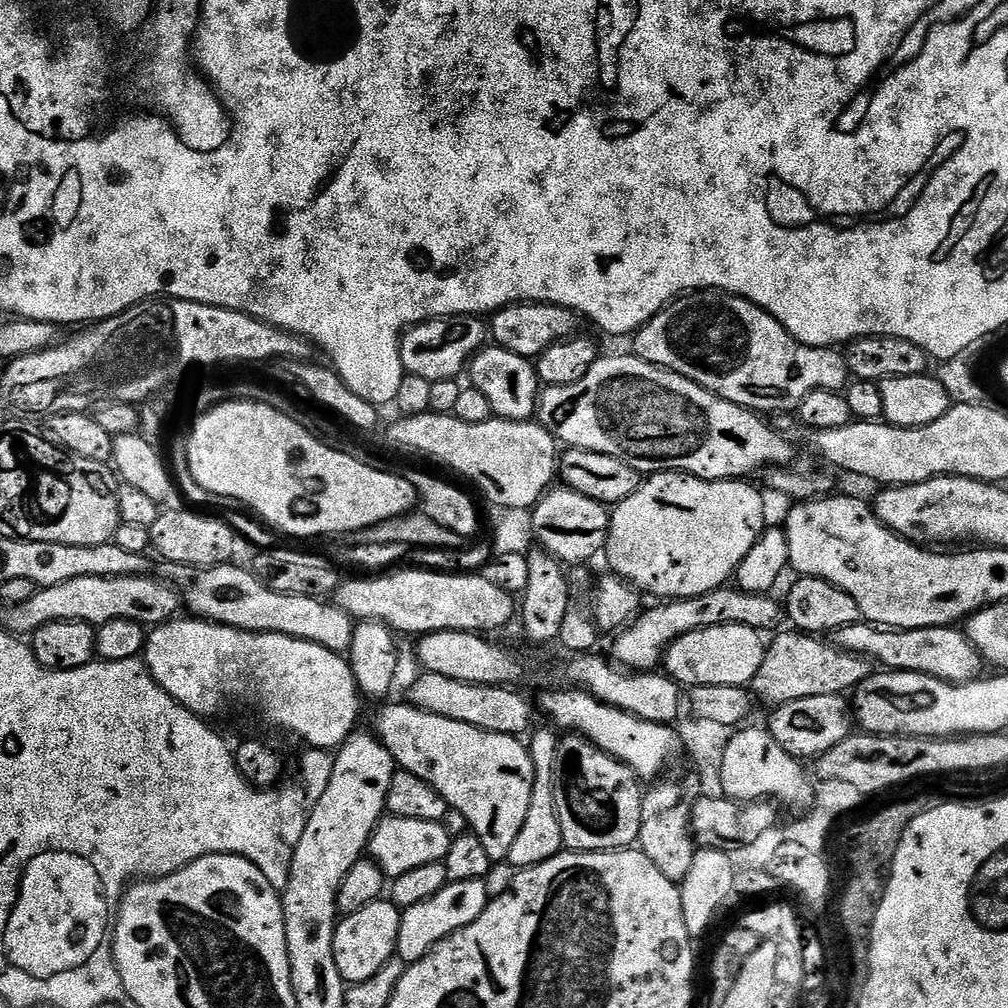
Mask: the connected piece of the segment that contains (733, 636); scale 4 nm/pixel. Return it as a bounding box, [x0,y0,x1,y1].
[662,626,766,686]

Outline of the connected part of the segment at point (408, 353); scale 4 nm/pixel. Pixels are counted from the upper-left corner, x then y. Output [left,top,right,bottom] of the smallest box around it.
[400,316,490,383]

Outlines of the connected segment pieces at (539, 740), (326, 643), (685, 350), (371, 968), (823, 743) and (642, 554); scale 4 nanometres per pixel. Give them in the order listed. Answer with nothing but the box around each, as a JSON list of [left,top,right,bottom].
[[507,727,565,870],[182,562,354,653],[635,290,850,414],[334,899,401,985],[766,694,854,762],[606,472,766,602]]

